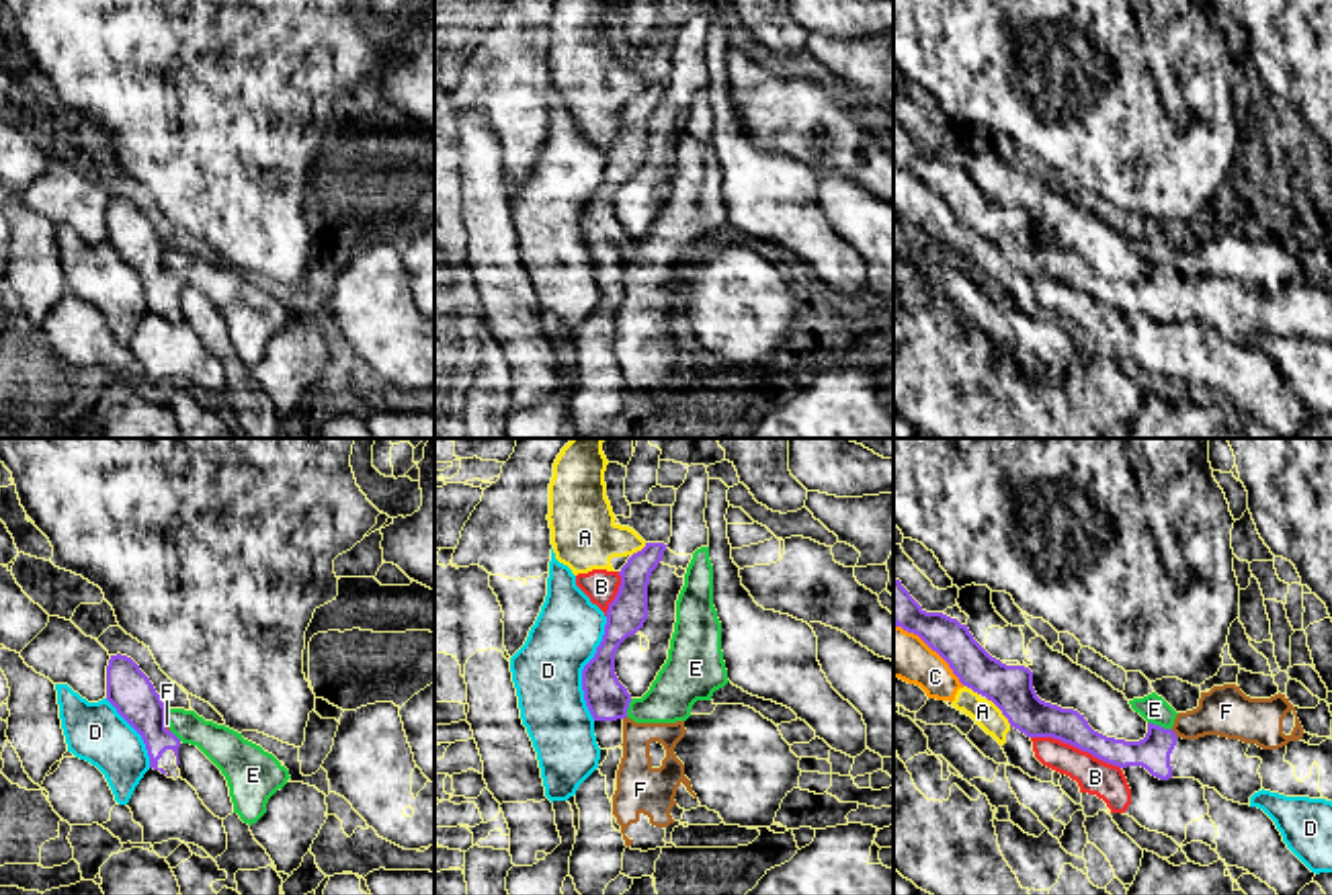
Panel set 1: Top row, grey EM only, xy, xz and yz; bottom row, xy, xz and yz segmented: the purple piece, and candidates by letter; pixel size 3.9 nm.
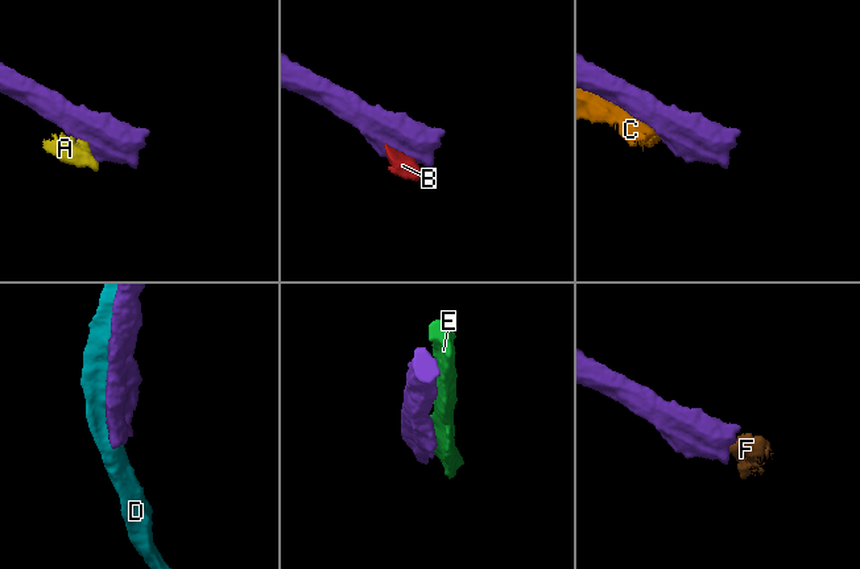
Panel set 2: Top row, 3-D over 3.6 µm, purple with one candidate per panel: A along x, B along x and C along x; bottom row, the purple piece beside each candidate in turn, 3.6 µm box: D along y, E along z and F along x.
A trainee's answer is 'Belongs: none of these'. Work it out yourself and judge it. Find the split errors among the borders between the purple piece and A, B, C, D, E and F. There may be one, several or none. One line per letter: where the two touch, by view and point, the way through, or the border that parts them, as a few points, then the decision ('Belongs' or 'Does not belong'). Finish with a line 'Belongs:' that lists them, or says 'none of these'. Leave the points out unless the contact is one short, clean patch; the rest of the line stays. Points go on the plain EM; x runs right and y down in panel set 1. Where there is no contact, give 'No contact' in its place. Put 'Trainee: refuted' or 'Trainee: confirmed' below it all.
A: Touches purple at yz (1001, 250). Boundary: yz (986, 238), (1011, 267). Does not belong
B: Touches purple at yz (1076, 287). Boundary: yz (1031, 277), (1058, 279), (1119, 310). Does not belong
C: Touches purple at yz (931, 189). Does not belong
D: Touches purple at xz (585, 209). Does not belong
E: Touches purple at yz (1160, 269). Boundary: yz (1148, 263), (1171, 271). Does not belong
F: Touches purple at yz (1175, 275). Boundary: yz (1171, 271), (1177, 279). Does not belong
Belongs: none of these
Trainee: confirmed

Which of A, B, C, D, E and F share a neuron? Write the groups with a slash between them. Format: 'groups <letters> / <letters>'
groups A B C / D / E F

